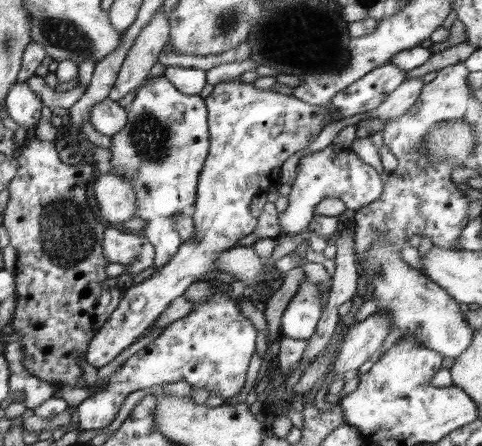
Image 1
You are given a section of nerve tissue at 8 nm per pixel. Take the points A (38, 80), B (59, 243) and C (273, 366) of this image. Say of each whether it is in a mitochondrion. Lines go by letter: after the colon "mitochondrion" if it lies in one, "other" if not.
A: other
B: mitochondrion
C: other

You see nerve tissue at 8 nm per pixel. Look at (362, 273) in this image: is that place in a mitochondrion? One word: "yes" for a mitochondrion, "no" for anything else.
no

